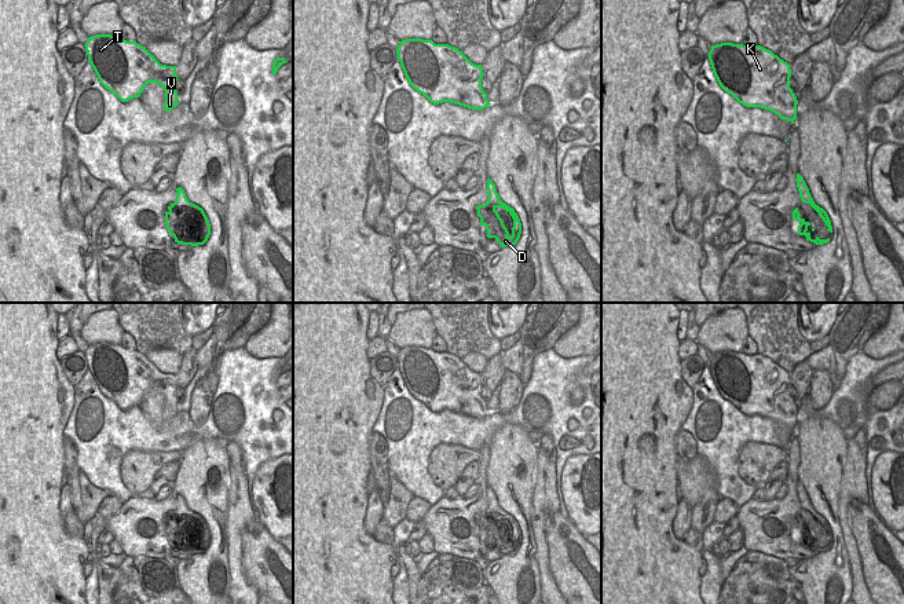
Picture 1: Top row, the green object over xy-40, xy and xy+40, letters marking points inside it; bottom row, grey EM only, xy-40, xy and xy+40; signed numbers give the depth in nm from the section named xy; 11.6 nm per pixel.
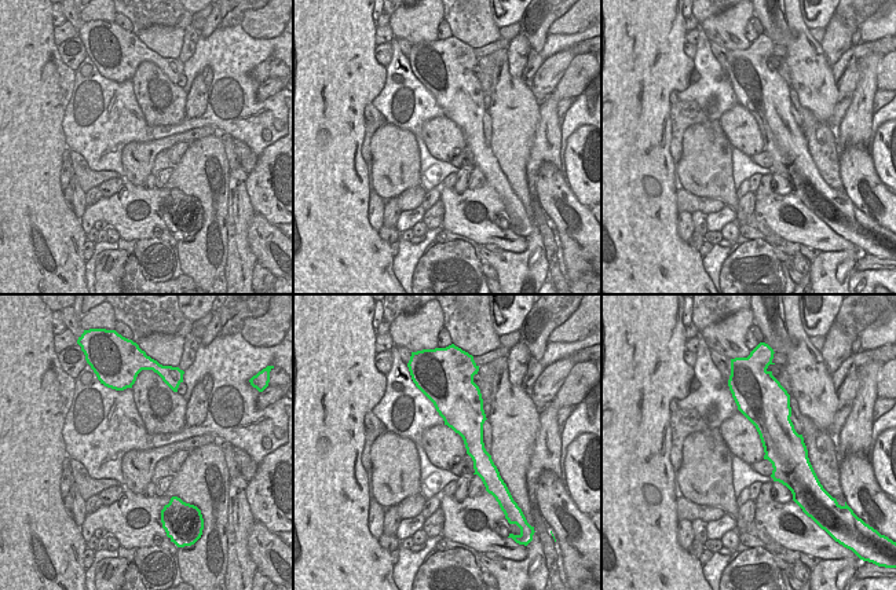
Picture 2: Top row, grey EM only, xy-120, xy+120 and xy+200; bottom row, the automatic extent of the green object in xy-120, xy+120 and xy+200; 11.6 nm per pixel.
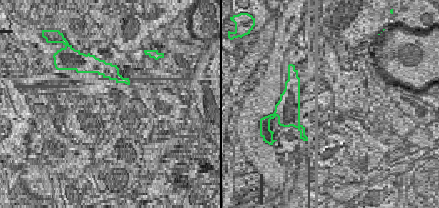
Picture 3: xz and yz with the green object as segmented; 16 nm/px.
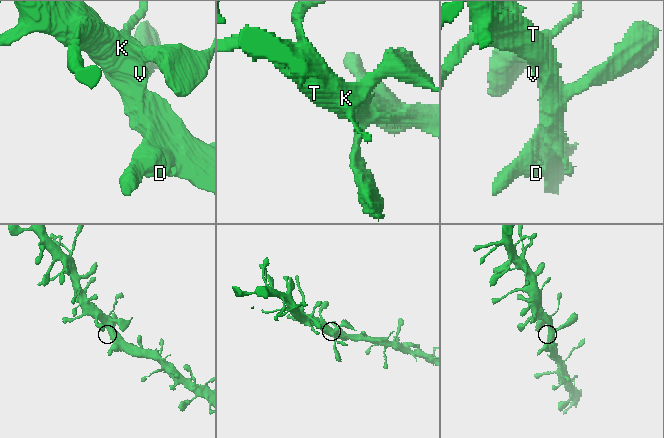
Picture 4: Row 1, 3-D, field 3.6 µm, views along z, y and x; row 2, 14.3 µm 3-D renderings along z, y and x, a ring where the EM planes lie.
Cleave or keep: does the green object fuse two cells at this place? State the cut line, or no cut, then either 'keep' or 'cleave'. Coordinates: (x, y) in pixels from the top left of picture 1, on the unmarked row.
no cut; keep

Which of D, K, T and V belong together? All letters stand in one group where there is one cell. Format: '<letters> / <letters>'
D K T V

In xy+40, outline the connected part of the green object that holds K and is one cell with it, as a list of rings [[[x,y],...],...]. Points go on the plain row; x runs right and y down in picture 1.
[[[721,351],[711,354],[709,369],[720,395],[746,416],[761,416],[794,432],[797,427],[797,405],[790,396],[791,377],[772,359],[755,354]]]

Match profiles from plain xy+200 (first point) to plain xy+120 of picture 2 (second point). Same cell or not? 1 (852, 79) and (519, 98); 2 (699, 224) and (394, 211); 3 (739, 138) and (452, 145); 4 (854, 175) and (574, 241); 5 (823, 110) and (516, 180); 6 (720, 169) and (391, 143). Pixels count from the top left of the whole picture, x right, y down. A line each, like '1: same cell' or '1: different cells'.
1: different cells
2: same cell
3: same cell
4: same cell
5: same cell
6: same cell

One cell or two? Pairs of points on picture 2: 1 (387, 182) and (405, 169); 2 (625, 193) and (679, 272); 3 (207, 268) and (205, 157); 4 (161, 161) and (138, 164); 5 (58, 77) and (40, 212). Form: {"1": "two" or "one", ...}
{"1": "one", "2": "one", "3": "one", "4": "two", "5": "one"}

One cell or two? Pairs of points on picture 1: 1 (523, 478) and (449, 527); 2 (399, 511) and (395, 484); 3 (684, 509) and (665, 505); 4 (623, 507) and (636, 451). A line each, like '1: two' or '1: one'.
1: two
2: one
3: two
4: one

